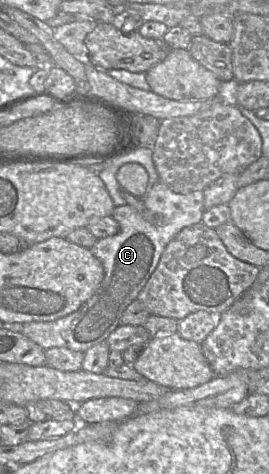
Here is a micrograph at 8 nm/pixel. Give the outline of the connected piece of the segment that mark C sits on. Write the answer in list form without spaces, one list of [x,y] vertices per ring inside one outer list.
[[[158,181],[142,198],[146,207],[143,212],[139,213],[128,204],[115,207],[111,216],[118,222],[119,232],[98,239],[90,249],[104,268],[103,280],[93,296],[75,312],[55,321],[17,323],[23,327],[22,333],[45,351],[65,347],[85,353],[105,341],[120,325],[125,309],[137,299],[149,281],[170,241],[184,228],[202,221],[203,190],[179,194]]]

